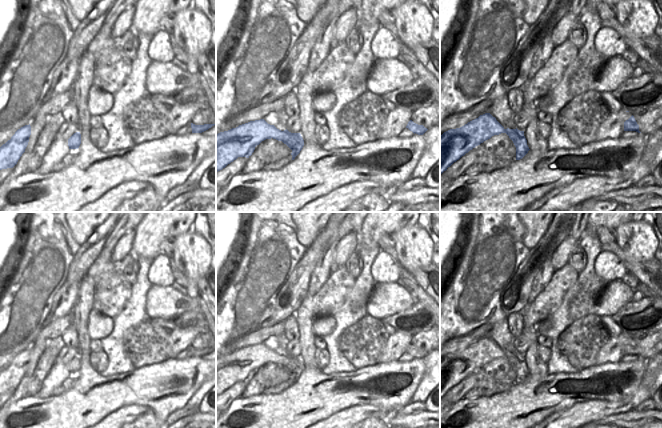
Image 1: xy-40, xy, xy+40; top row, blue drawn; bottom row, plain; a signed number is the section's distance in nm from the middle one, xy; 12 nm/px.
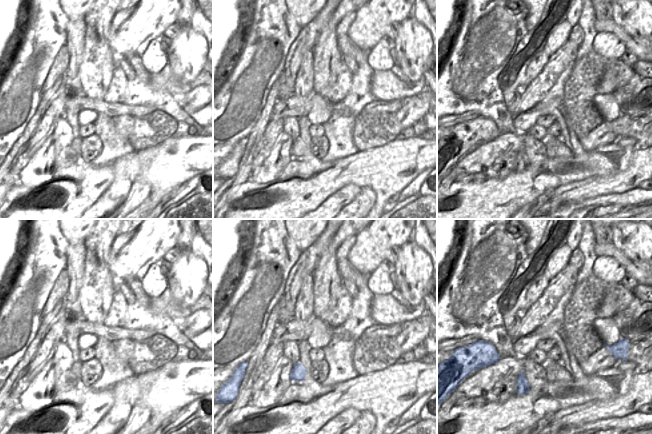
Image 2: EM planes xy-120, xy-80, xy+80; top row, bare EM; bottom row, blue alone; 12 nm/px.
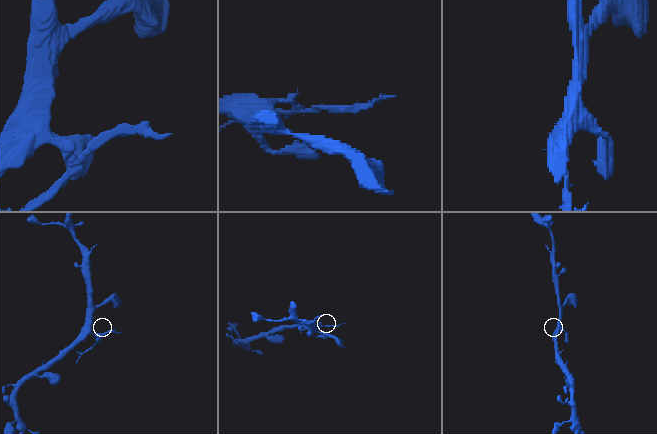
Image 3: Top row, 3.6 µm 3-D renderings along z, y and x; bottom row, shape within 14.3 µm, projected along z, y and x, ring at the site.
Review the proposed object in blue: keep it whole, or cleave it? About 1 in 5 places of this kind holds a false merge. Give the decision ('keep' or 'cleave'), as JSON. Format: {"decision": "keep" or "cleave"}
{"decision": "cleave"}

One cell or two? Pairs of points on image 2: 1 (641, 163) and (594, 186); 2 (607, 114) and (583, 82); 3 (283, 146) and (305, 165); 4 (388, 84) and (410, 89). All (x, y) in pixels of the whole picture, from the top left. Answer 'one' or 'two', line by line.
1: one
2: two
3: two
4: one

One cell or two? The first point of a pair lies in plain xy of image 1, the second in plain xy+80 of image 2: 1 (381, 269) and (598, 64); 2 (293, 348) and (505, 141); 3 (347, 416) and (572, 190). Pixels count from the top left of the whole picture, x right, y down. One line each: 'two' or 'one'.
1: two
2: two
3: one

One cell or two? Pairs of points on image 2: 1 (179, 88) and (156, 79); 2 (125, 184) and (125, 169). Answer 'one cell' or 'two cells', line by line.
1: one cell
2: two cells

